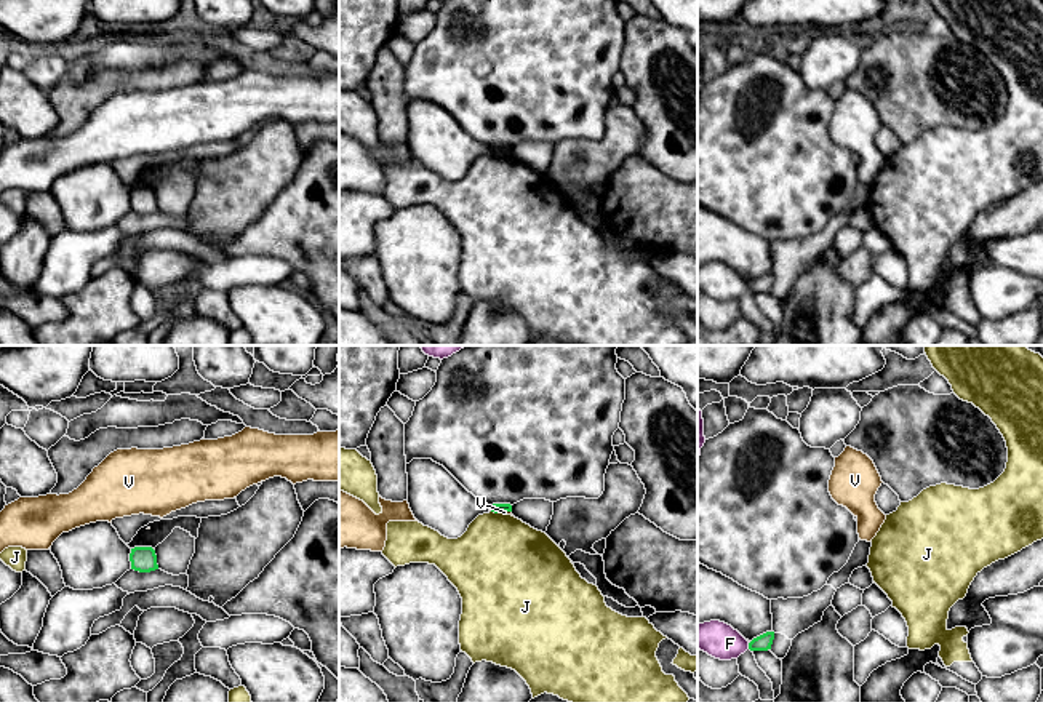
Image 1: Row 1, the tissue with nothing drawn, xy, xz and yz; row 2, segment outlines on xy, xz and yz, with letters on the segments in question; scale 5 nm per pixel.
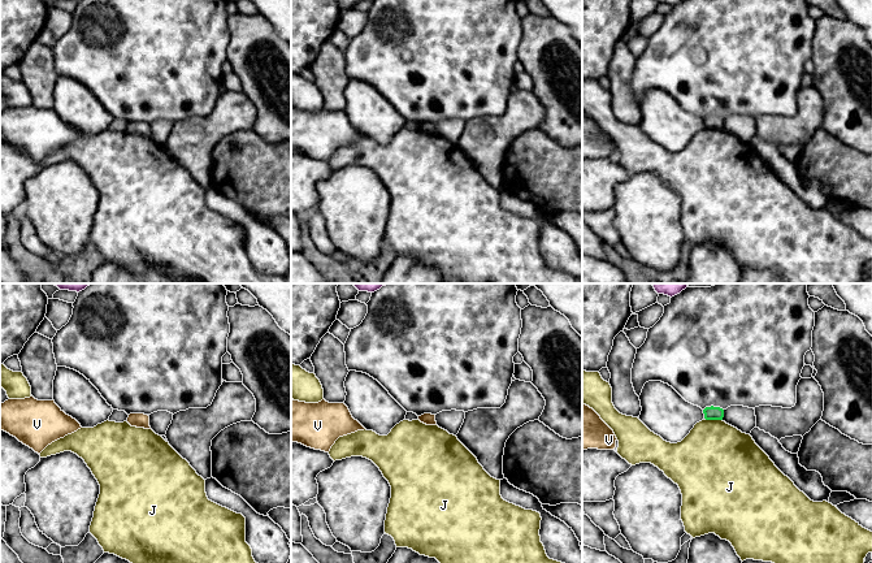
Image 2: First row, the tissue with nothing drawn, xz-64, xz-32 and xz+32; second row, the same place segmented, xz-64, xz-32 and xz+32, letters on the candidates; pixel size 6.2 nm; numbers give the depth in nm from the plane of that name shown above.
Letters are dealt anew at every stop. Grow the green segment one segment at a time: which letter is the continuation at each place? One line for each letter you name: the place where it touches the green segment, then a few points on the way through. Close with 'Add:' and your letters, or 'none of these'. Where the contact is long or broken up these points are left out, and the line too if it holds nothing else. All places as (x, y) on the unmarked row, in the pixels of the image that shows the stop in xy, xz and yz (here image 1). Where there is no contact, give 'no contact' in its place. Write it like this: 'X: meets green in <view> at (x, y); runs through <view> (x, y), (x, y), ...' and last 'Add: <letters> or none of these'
Add: none of these

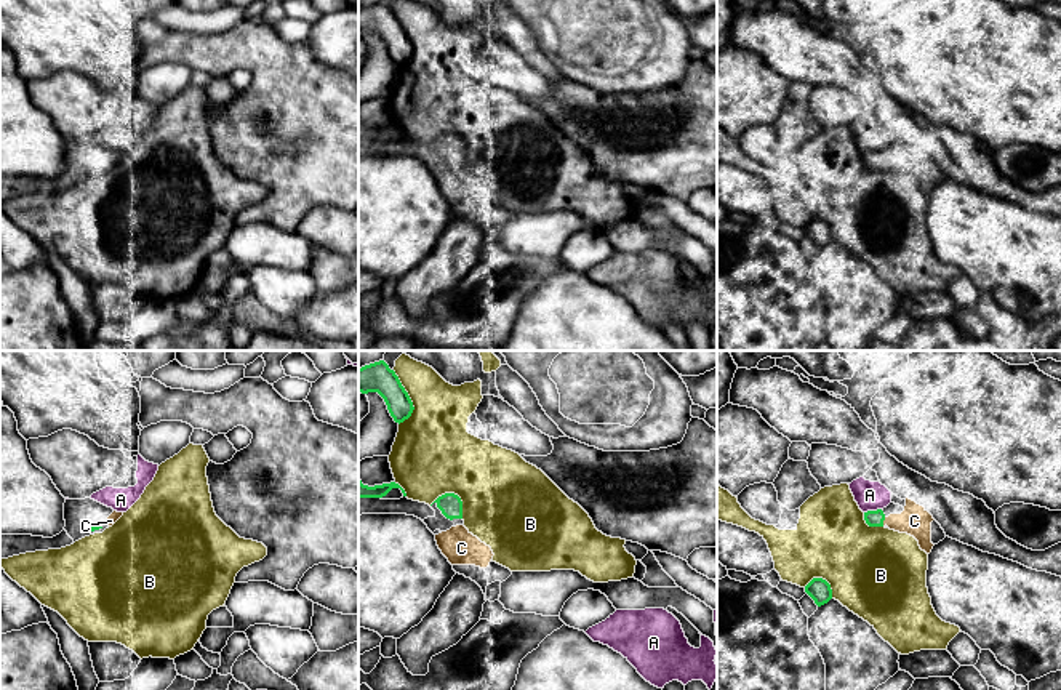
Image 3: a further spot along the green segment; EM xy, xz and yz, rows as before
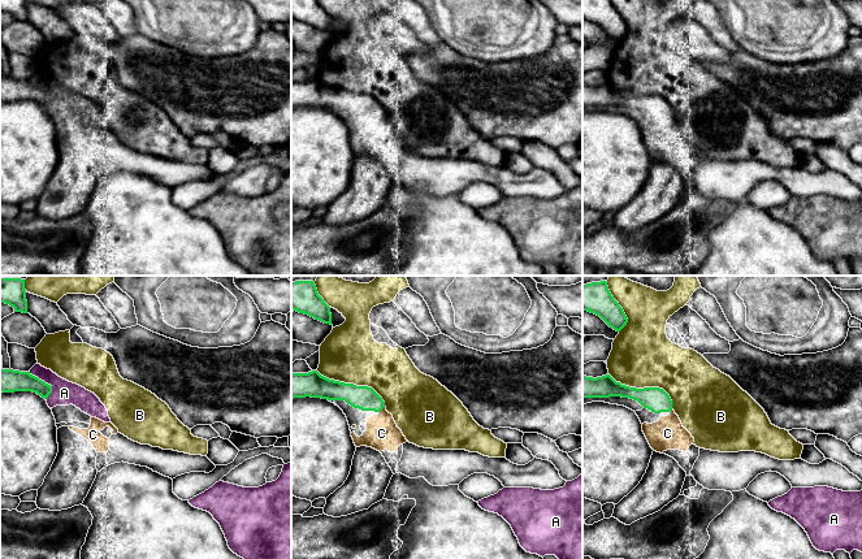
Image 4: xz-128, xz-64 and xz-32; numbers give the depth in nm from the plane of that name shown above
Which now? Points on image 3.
C: meets green in yz at (882, 164)
Add: C

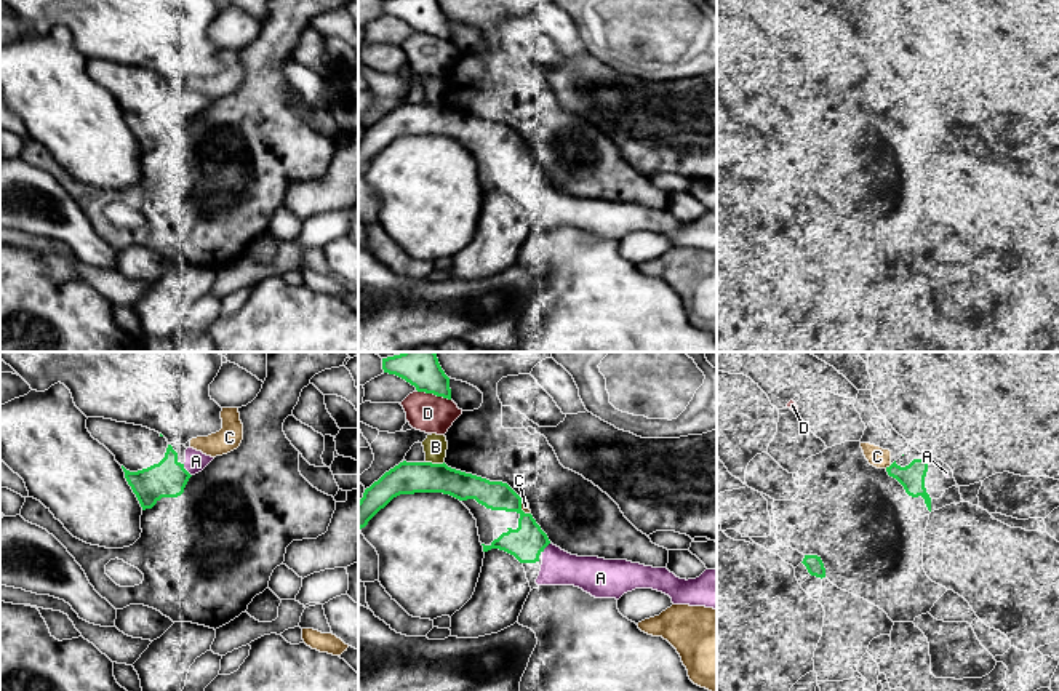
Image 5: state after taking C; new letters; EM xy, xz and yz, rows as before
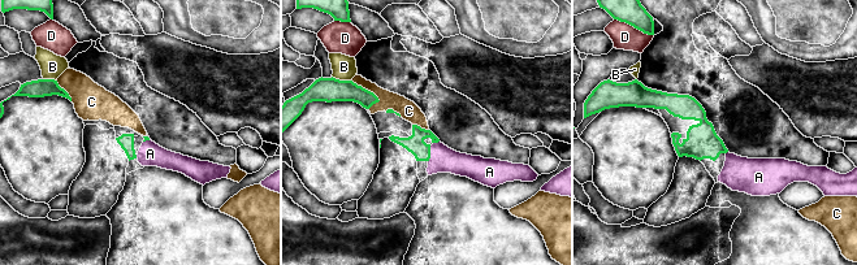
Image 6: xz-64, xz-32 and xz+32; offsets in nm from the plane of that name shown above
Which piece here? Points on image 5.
A: meets green in xy at (186, 112)
Add: A

